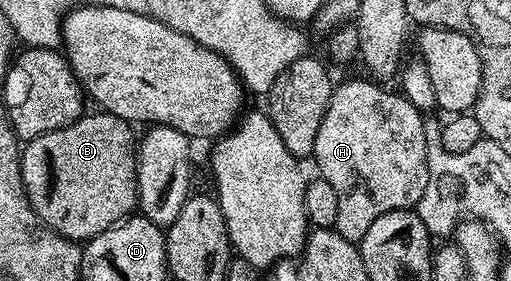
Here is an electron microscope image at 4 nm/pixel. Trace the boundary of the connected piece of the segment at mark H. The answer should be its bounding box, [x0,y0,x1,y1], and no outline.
[313,79,428,242]

